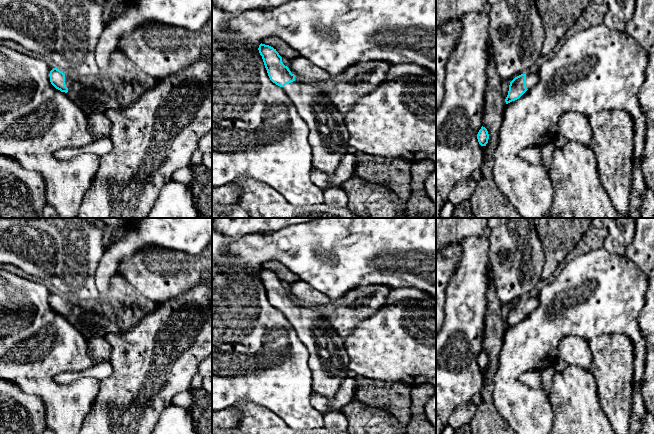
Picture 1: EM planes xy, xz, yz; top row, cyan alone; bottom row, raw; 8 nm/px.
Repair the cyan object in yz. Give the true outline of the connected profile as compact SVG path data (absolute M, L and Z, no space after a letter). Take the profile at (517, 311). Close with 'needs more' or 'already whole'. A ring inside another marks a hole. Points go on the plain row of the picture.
M528 296L515 301L509 309L506 328L519 323L527 314L531 314L539 306L538 298Z | needs more

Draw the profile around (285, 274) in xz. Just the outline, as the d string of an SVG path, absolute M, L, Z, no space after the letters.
M279 261L264 262L262 264L262 268L273 271L281 281L284 281L289 284L300 280L297 274L293 273L289 268L285 267Z

